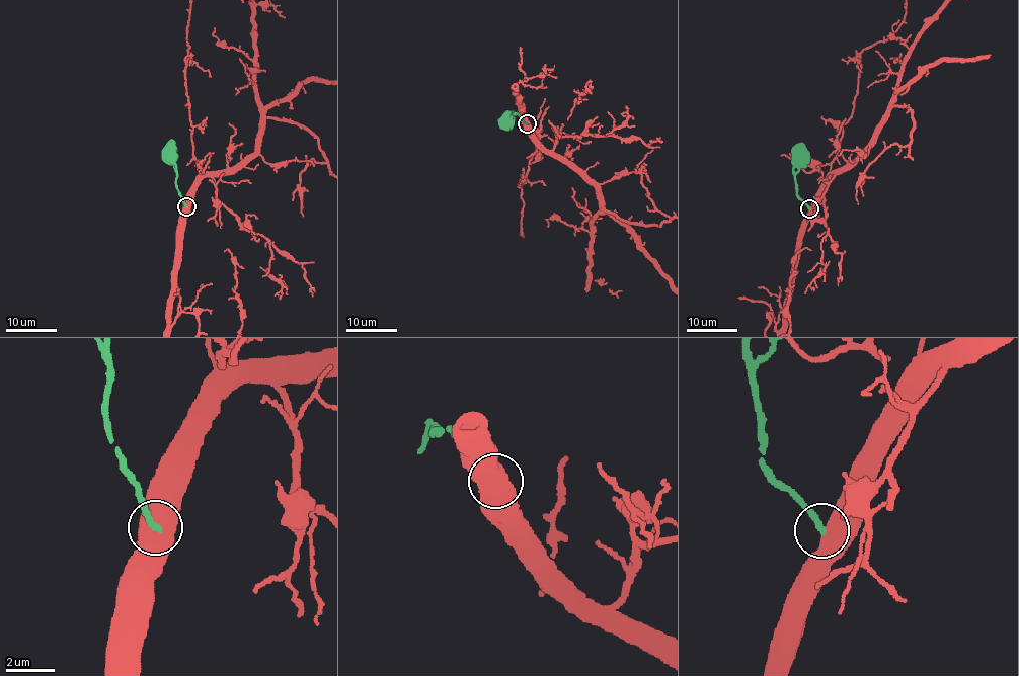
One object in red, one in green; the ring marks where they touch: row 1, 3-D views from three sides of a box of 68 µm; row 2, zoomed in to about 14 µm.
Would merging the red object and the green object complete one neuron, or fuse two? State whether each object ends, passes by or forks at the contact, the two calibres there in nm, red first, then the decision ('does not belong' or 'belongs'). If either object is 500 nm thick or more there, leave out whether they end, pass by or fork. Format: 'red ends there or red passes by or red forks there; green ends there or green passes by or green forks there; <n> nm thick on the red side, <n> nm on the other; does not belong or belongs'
800 nm thick on the red side, 280 nm on the other; does not belong

